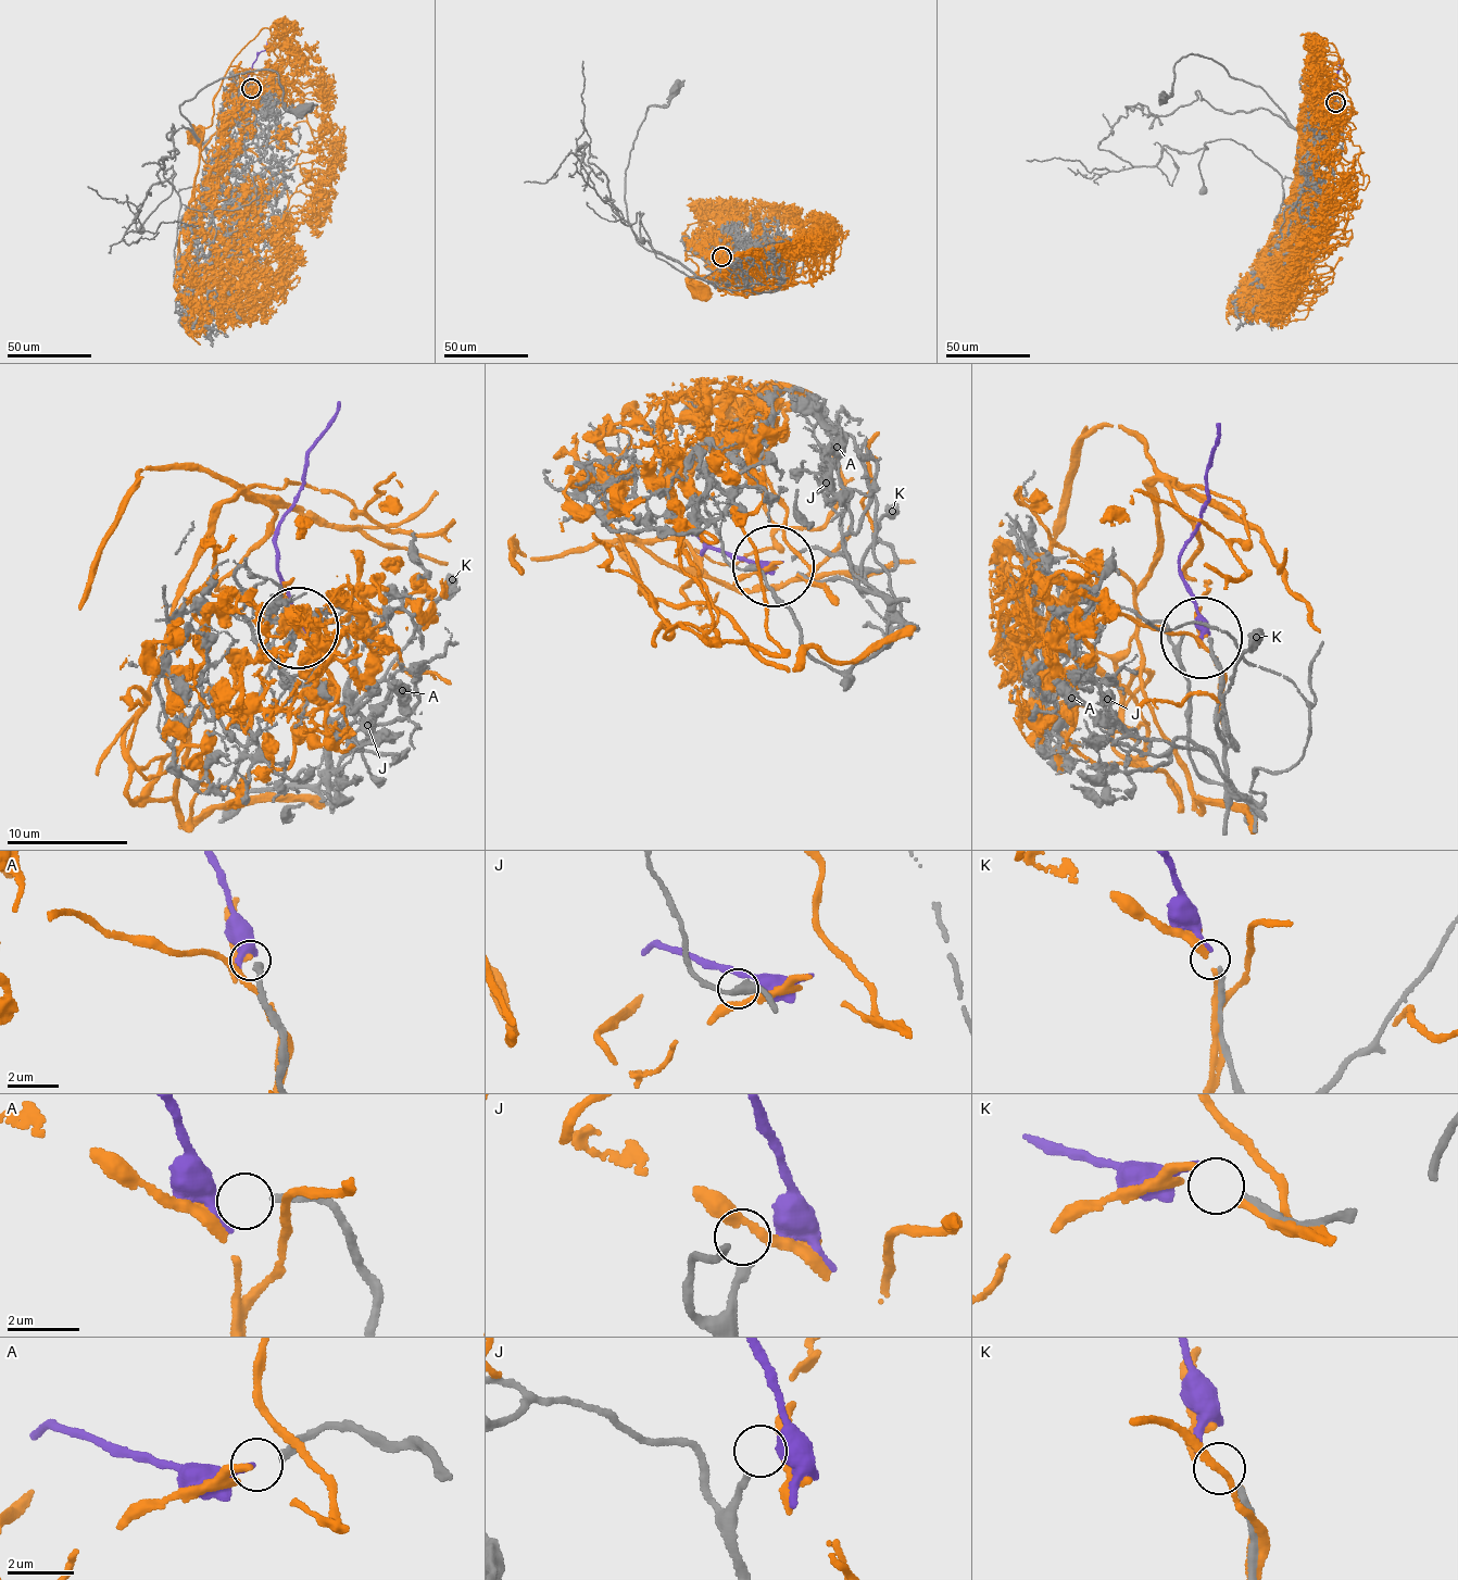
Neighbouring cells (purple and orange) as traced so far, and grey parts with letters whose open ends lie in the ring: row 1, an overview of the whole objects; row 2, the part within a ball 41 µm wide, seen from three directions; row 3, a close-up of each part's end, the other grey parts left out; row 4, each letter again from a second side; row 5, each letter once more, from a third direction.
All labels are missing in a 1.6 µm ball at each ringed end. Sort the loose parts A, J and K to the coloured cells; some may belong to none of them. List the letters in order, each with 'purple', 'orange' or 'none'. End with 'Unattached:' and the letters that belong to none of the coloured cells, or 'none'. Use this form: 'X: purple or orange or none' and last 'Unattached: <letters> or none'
A: orange
J: none
K: purple
Unattached: J

